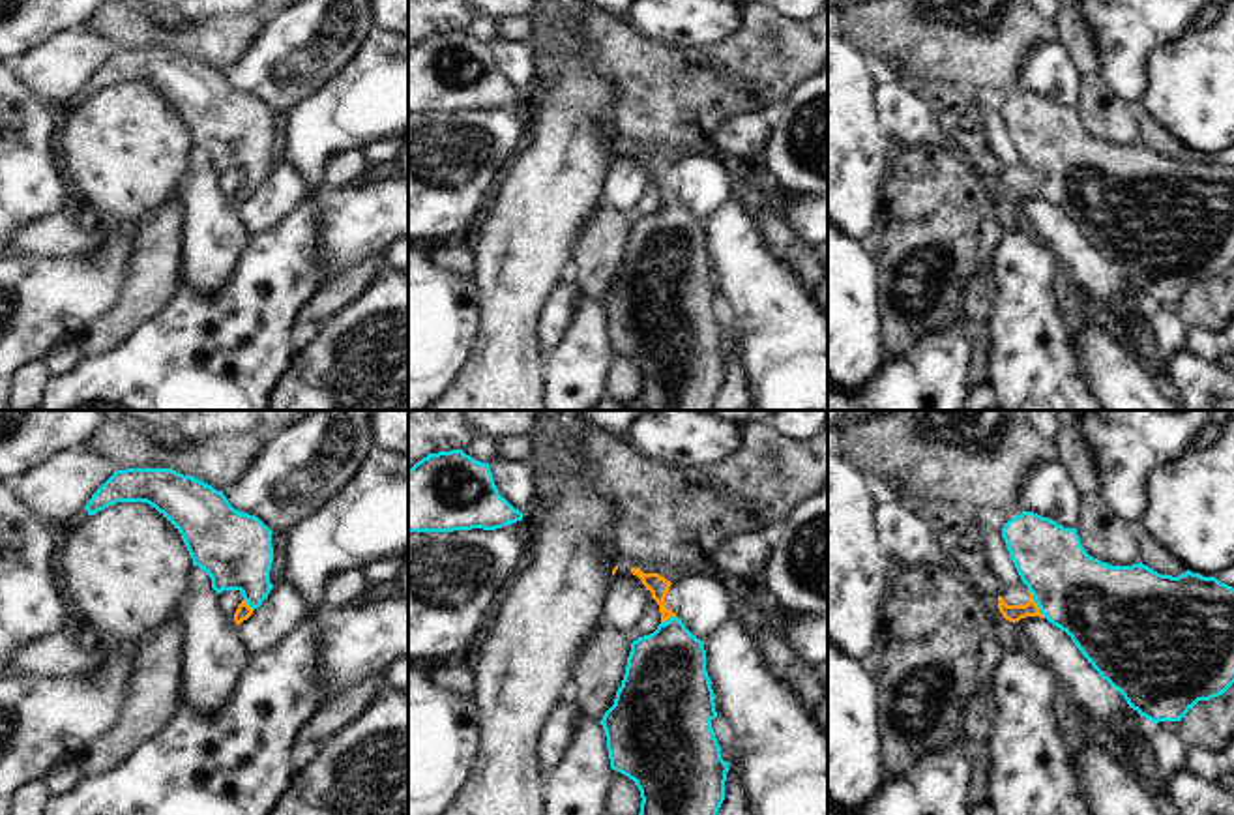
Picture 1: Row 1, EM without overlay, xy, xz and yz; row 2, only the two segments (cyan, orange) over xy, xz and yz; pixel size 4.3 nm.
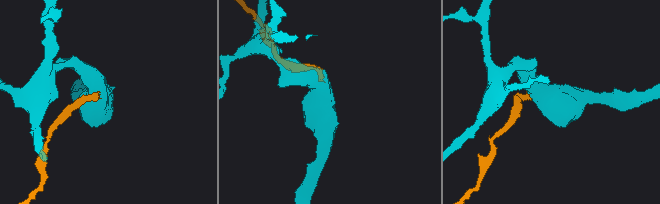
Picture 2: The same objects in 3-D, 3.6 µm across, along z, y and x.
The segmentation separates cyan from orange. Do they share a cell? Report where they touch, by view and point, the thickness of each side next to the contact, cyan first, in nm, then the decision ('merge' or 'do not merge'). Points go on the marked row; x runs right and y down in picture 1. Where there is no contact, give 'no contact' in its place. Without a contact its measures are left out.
contact yz (1036, 602); calibres 360 and 80 nm; merge

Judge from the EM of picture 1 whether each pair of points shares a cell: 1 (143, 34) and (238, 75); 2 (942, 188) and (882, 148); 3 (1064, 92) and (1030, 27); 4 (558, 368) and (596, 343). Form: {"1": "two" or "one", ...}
{"1": "two", "2": "two", "3": "two", "4": "one"}

